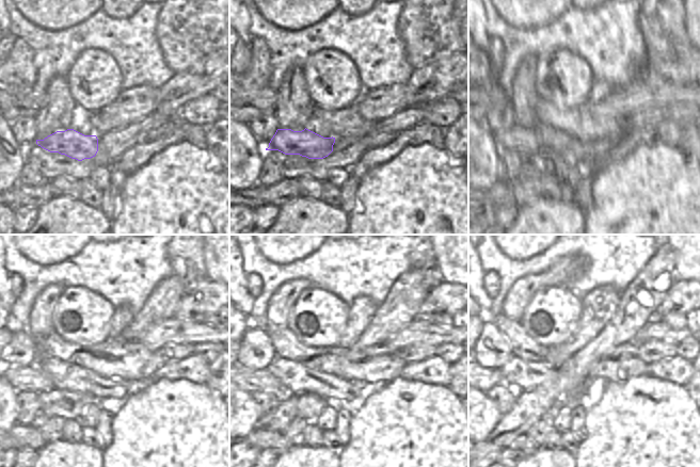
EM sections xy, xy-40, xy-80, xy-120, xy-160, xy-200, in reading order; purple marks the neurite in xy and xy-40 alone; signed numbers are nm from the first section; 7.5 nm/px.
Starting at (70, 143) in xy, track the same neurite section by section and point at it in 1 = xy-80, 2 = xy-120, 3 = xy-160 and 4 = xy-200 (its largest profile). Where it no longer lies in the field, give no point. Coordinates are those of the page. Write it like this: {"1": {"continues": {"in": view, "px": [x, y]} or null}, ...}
{"1": {"continues": {"in": "xy-80", "px": [523, 141]}}, "2": {"continues": {"in": "xy-120", "px": [31, 379]}}, "3": {"continues": {"in": "xy-160", "px": [251, 381]}}, "4": {"continues": {"in": "xy-200", "px": [490, 377]}}}

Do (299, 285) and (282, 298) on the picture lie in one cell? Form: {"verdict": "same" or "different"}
{"verdict": "same"}

